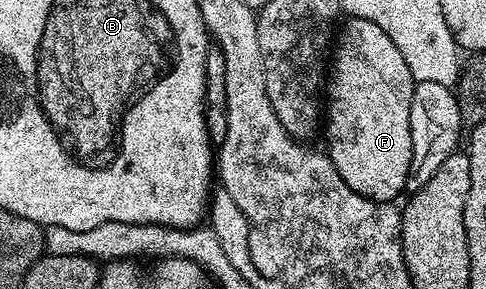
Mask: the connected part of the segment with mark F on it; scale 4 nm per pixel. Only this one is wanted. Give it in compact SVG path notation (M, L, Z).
M349 18L347 22L344 28L339 28L330 55L332 80L326 83L326 154L338 169L342 181L346 181L354 193L373 199L375 203L392 203L399 197L400 190L403 192L408 186L408 170L412 160L410 105L414 80L410 65L406 65L402 53L398 53L398 45L394 45L394 41L390 41L390 37L386 37L374 21Z

